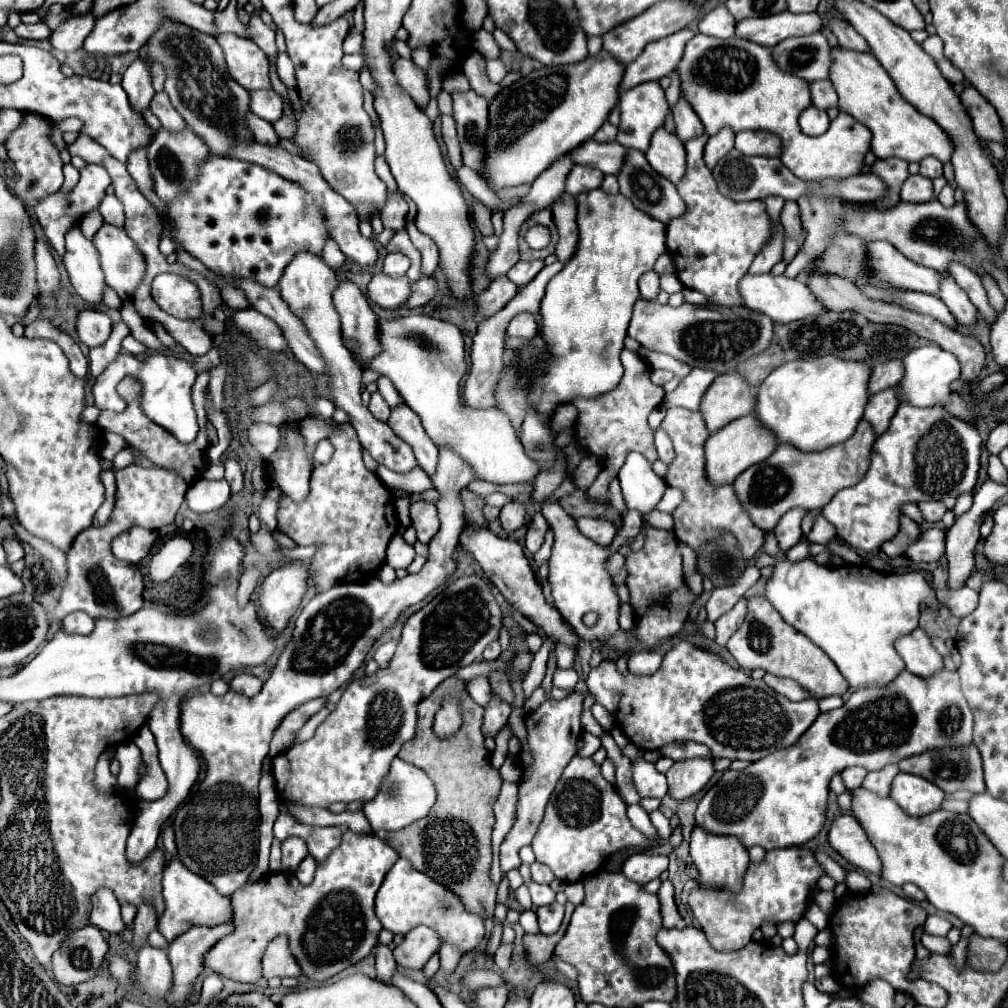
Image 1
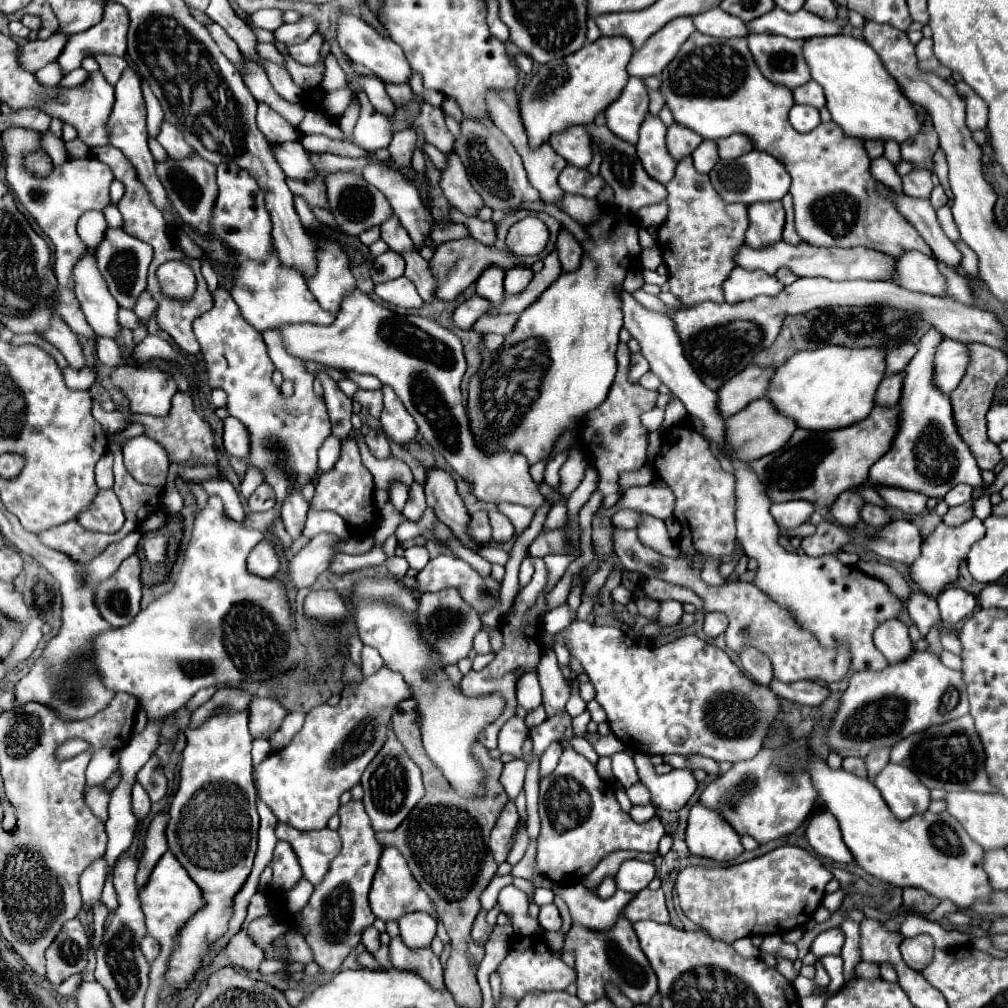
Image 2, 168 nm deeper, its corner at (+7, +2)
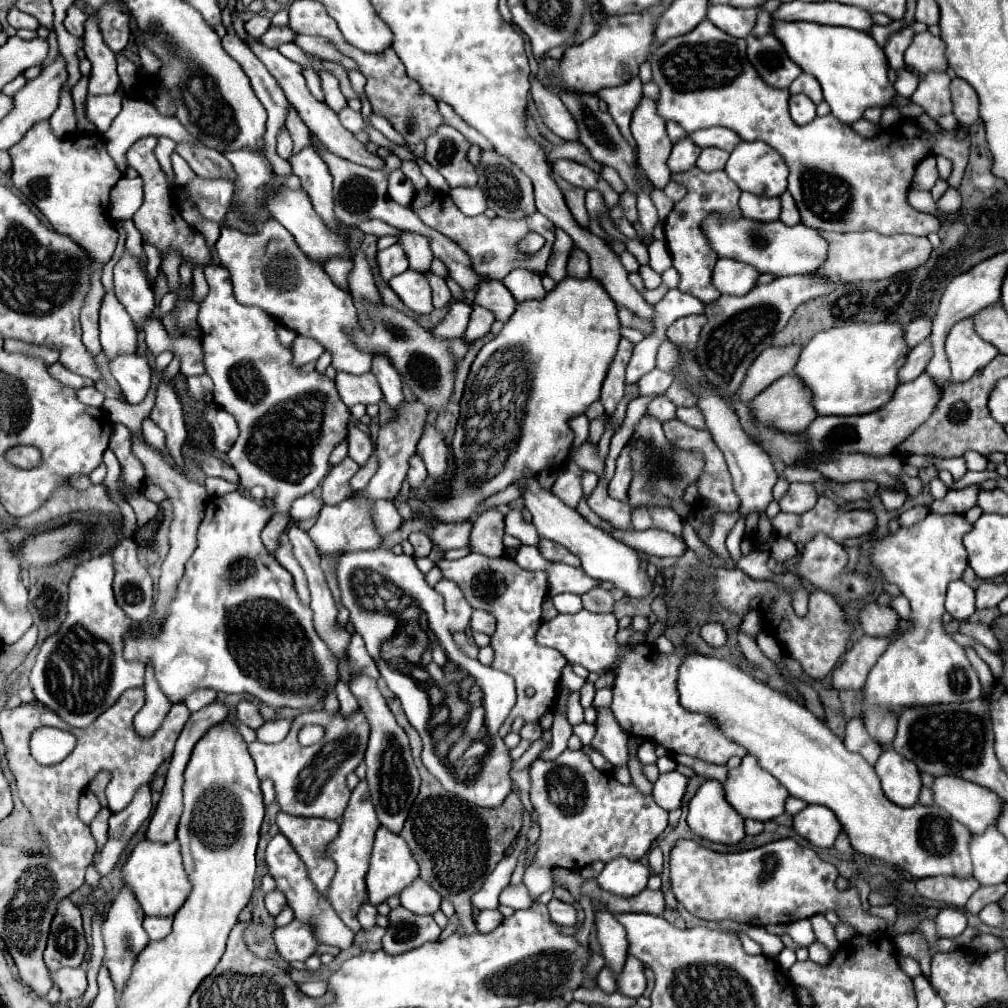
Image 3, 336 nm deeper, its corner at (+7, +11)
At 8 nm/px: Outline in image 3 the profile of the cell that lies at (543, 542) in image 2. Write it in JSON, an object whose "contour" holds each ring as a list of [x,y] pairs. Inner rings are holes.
{"contour":[[[541,538],[537,548],[539,548],[541,556],[547,558],[549,562],[563,562],[563,564],[569,564],[569,566],[579,566],[579,556],[575,556],[573,552],[567,552],[567,548],[555,544],[553,540]]]}

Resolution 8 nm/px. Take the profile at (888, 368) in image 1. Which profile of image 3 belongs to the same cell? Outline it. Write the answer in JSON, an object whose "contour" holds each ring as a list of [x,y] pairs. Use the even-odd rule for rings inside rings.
{"contour":[[[917,318],[905,328],[905,342],[909,348],[915,348],[931,334],[931,318]]]}

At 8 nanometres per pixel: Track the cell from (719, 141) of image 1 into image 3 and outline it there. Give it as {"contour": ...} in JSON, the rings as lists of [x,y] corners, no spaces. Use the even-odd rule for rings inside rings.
{"contour":[[[703,148],[699,158],[697,158],[697,166],[703,172],[713,172],[713,170],[723,170],[723,164],[727,162],[727,152],[723,152],[721,148]]]}

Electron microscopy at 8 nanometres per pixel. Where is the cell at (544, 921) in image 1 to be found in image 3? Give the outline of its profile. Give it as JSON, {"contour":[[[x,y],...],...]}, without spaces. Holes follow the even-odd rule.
{"contour":[[[553,898],[549,904],[547,904],[547,910],[549,910],[549,916],[553,922],[557,924],[563,924],[563,926],[573,926],[575,920],[577,920],[577,914],[575,914],[575,908],[571,904],[565,904],[557,898]]]}

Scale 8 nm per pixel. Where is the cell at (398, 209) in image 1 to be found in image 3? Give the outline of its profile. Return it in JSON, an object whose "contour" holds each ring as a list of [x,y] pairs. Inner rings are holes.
{"contour":[[[401,230],[401,234],[399,234],[399,244],[401,244],[401,248],[405,250],[405,254],[407,254],[407,258],[409,258],[409,268],[411,268],[411,270],[425,272],[425,270],[431,266],[433,252],[431,252],[431,248],[429,248],[425,236],[419,236],[419,234]]]}

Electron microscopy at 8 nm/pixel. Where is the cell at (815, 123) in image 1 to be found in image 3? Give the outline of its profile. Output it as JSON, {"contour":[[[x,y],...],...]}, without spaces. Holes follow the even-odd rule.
{"contour":[[[795,94],[789,98],[789,110],[795,124],[807,124],[815,118],[815,104],[805,94]]]}

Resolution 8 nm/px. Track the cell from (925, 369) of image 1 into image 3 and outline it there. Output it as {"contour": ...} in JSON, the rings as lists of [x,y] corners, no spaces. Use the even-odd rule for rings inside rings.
{"contour":[[[961,320],[947,336],[947,358],[951,362],[953,382],[969,380],[983,364],[991,362],[999,350],[981,340],[973,330],[973,320]]]}

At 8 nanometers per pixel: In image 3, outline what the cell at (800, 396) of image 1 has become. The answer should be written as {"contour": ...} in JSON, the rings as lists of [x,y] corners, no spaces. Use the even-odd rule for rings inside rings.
{"contour":[[[845,324],[839,328],[823,330],[801,348],[799,360],[793,368],[793,374],[803,380],[811,390],[811,404],[819,416],[853,416],[875,412],[887,404],[897,386],[897,370],[903,366],[909,348],[903,340],[903,328],[897,324]]]}

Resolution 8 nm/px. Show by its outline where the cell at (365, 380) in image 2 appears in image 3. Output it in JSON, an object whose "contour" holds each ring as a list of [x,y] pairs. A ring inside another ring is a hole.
{"contour":[[[277,220],[263,222],[257,234],[243,234],[233,228],[221,228],[221,236],[215,248],[221,266],[231,274],[235,298],[239,304],[259,306],[283,326],[289,326],[297,334],[311,336],[321,342],[321,346],[333,356],[331,366],[337,372],[359,376],[371,370],[373,358],[359,352],[343,332],[357,322],[357,308],[353,298],[331,282],[323,266],[311,264],[311,260],[299,252],[293,236]]]}

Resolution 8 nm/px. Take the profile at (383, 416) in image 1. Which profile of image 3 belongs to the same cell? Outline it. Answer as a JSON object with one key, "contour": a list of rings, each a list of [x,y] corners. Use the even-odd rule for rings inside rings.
{"contour":[[[339,372],[335,378],[335,384],[337,384],[337,392],[341,400],[349,408],[353,404],[377,404],[383,398],[379,382],[375,380],[371,372],[363,376],[351,376],[351,374]]]}

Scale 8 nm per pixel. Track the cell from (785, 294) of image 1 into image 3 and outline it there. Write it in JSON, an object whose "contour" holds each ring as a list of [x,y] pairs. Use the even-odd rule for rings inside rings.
{"contour":[[[719,258],[713,272],[713,286],[721,294],[747,294],[759,278],[757,268],[731,258]]]}

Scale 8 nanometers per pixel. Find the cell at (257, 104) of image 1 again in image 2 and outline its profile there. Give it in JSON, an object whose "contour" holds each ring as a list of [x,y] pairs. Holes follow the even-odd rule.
{"contour":[[[259,103],[259,109],[257,109],[257,125],[271,145],[279,145],[279,141],[297,141],[301,135],[279,113],[275,113],[271,107],[263,103]]]}

